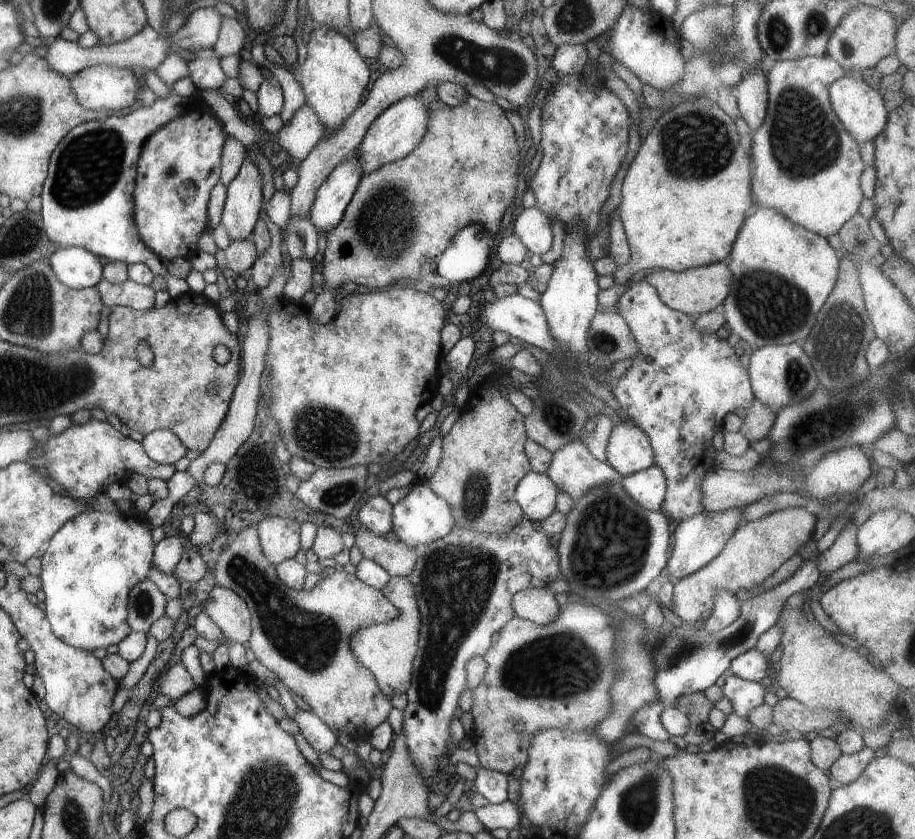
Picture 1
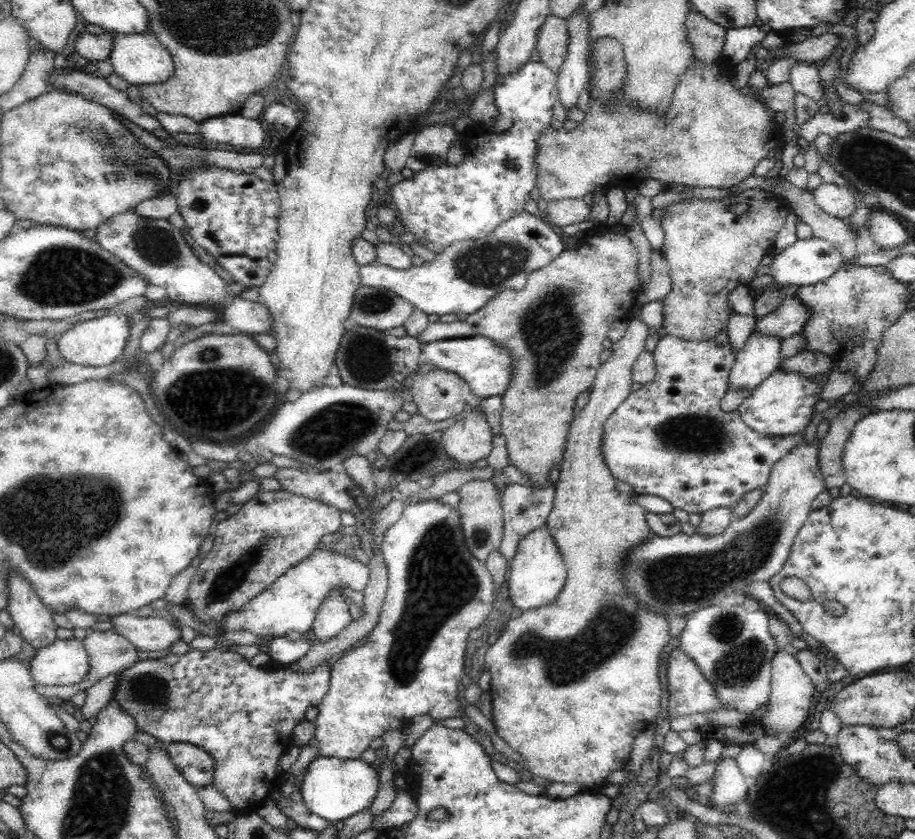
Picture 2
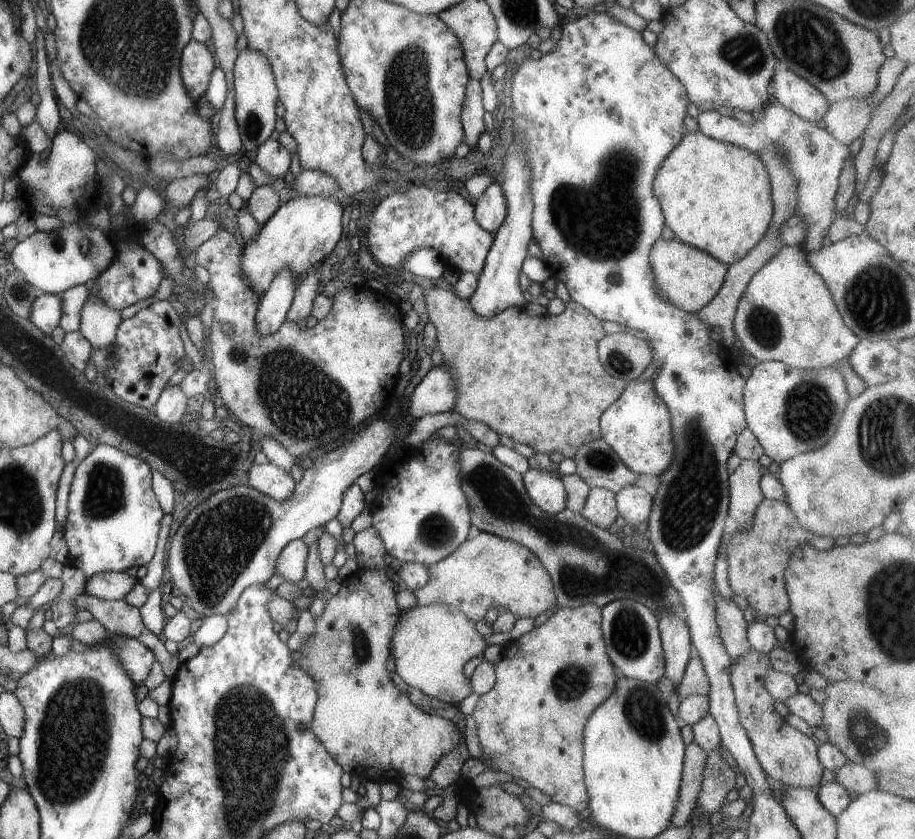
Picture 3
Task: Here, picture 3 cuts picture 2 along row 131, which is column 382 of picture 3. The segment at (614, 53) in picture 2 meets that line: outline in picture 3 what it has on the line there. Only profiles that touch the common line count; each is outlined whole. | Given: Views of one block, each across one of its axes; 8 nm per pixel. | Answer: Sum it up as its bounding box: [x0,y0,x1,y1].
[295,526,464,781]

